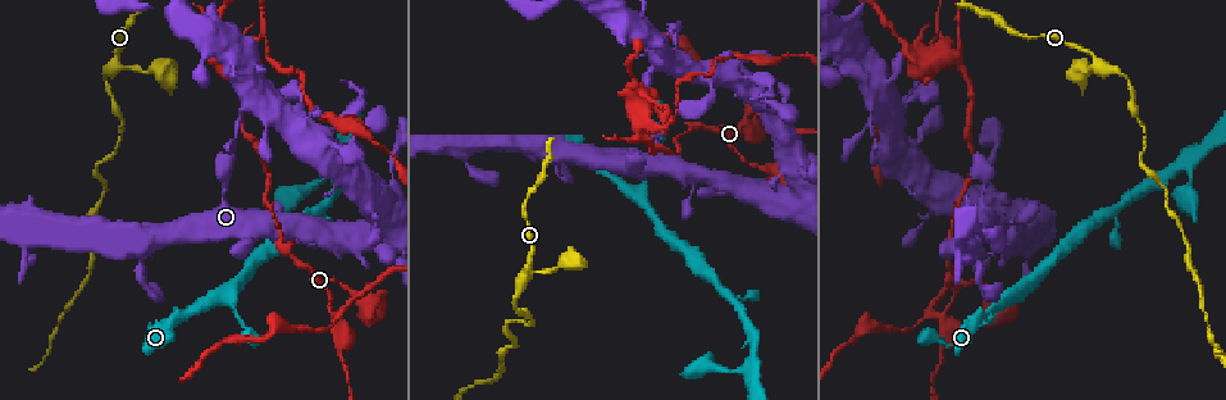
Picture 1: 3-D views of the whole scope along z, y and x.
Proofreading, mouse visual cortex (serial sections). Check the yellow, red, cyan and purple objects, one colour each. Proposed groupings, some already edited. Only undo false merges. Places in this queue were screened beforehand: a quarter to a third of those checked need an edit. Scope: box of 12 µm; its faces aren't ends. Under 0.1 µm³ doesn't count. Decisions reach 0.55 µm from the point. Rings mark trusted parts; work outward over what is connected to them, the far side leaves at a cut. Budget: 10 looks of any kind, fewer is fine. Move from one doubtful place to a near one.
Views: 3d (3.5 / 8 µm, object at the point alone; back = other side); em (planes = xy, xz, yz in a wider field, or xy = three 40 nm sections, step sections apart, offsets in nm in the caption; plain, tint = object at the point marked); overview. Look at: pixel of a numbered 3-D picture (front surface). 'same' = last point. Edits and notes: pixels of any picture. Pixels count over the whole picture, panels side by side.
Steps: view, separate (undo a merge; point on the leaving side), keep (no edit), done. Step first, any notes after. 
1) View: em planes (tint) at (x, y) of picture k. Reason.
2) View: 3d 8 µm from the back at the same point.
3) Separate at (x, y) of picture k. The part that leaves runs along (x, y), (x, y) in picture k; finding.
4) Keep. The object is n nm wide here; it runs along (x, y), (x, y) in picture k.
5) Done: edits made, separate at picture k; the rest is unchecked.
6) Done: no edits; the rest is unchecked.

View: 3d 3.5 µm at (750, 368) of picture 1. Three-way junction.

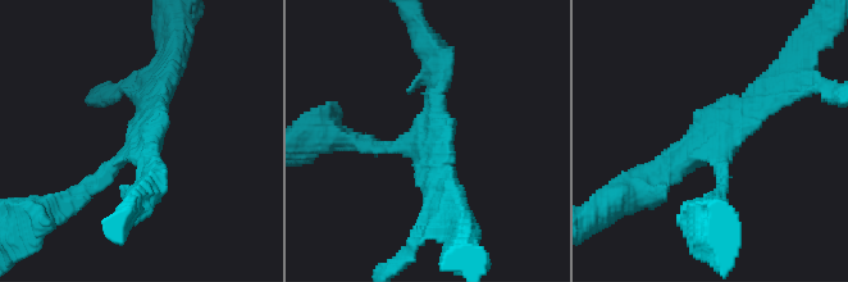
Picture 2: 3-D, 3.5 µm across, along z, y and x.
View: em planes (tint) at (434, 137) of picture 2. Shape alone is not enough.

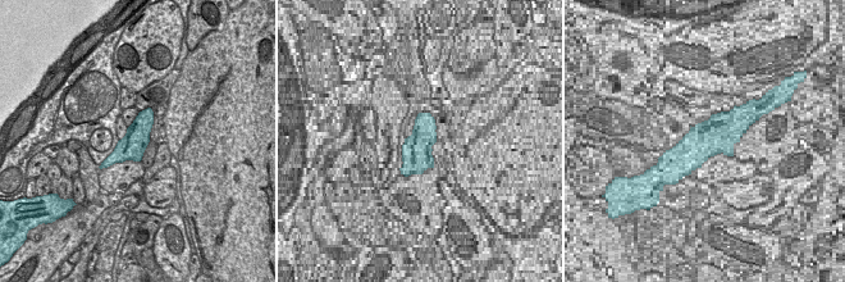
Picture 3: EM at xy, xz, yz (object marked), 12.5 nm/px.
View: em xy step 2 (tint) at the same point. Cut it another way.

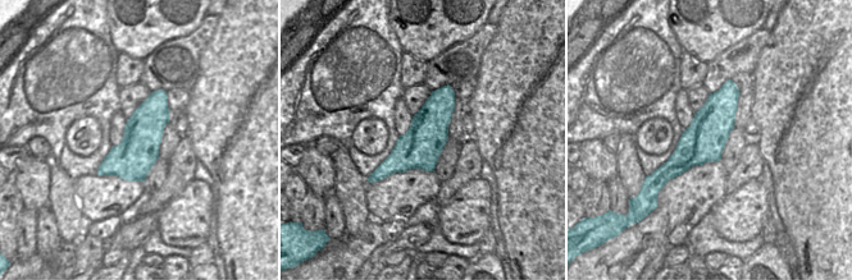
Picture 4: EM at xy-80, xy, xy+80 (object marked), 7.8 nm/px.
Keep. The object is 320 nm wide here; it runs along (729, 83), (710, 128), (656, 177) in picture 4; all the same cell.

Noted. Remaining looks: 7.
View: 3d 3.5 µm at (746, 124) of picture 1. Four-way junction.

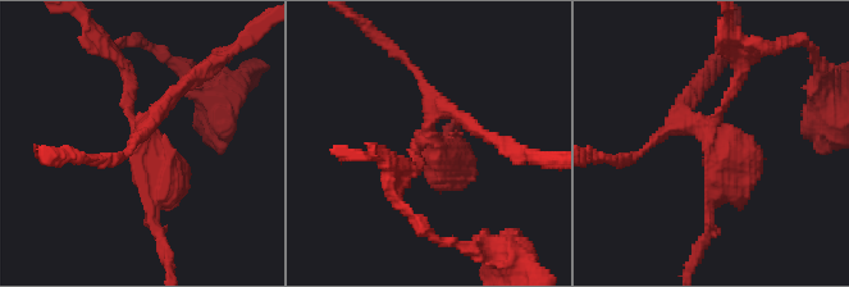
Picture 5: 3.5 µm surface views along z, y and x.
View: em xy step 3 (tint) at (429, 135) of picture 5. 4 arms meet here; the arms are 150, 150, 150, 500 nm wide; now the EM.

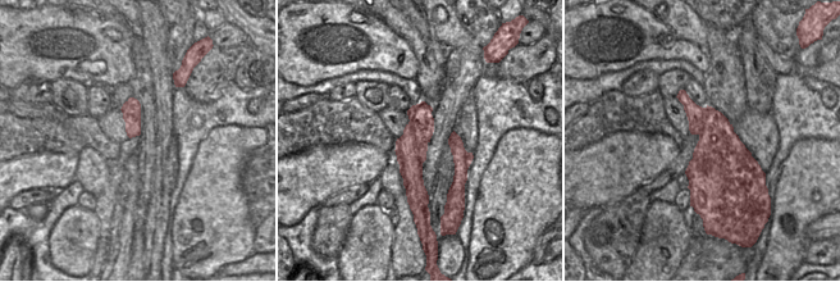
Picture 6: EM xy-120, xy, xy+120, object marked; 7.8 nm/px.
Separate at (167, 98) of picture 5. The part that leaves runs along (427, 137), (430, 91), (384, 42) in picture 5; two cells meet here.

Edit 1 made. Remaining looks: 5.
View: overview. See it whole again.

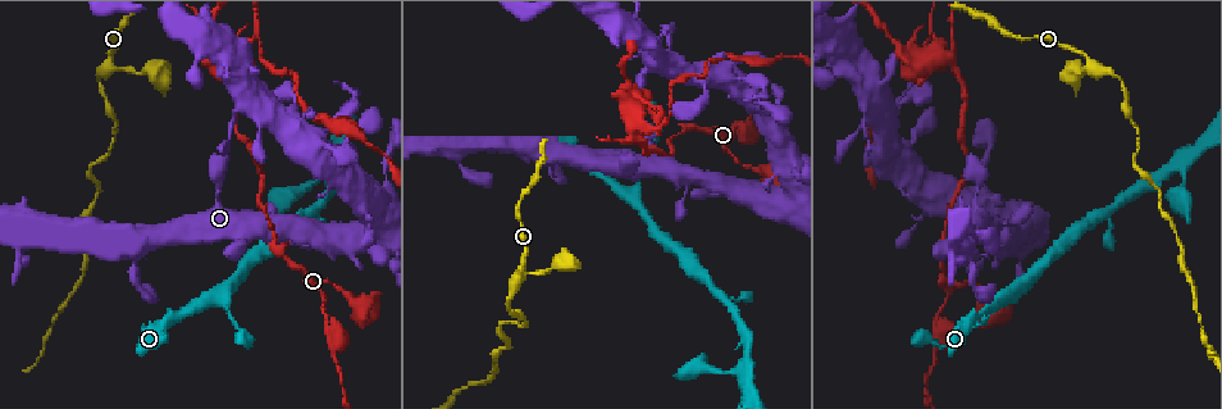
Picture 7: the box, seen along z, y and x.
View: 3d 8 µm at (228, 315) of picture 7. Sudden change in width.

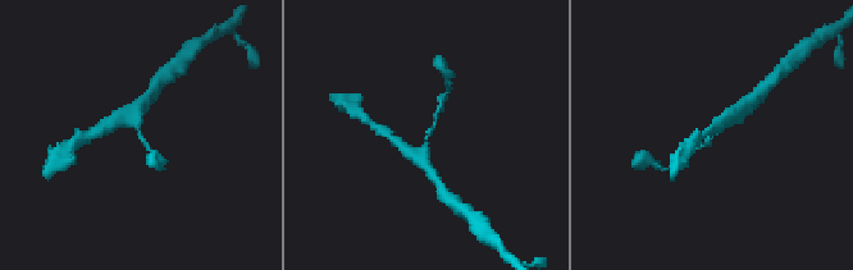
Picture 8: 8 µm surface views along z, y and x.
View: em xy step 2 (tint) at (427, 137) of picture 8. The arms are 150, 350 nm wide.

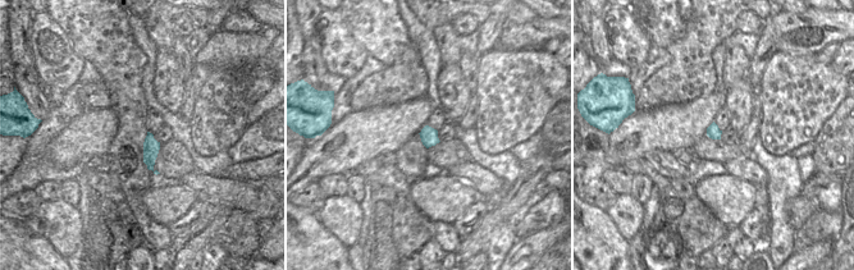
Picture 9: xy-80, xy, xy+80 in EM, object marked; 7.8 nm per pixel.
Keep. The object is 140 nm wide here; it runs along (725, 118), (705, 145), (685, 151) in picture 8; all the same cell.

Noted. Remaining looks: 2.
View: 3d 3.5 µm at (107, 65) of picture 7. Calibre changes.

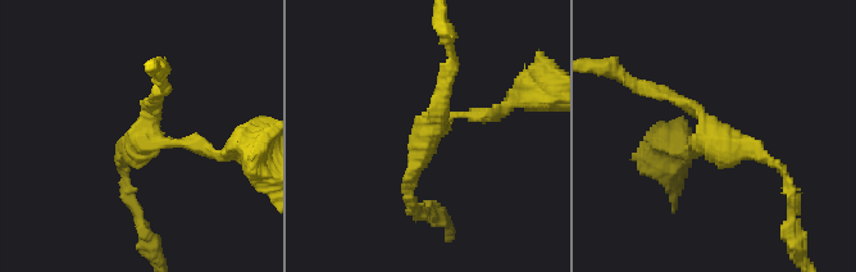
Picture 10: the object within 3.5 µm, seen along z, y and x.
View: em xy step 1 (tint) at (711, 127) of picture 10. 3 arms meet here; the arms are 150, 150, 200 nm wide.

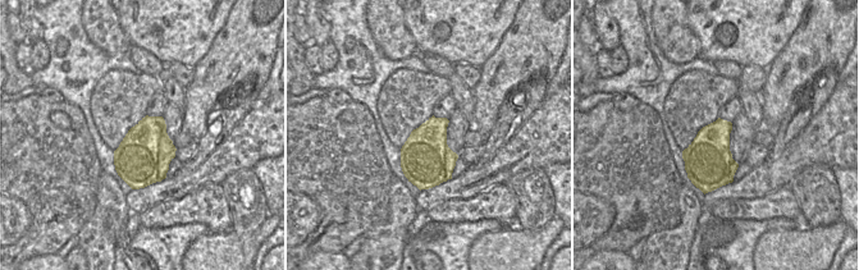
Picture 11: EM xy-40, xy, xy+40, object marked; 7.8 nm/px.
Keep. It runs along (643, 87), (775, 163) in picture 10; one cell here.

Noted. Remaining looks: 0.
Done: edits made, separate at picture 5; the rest is unchecked.

